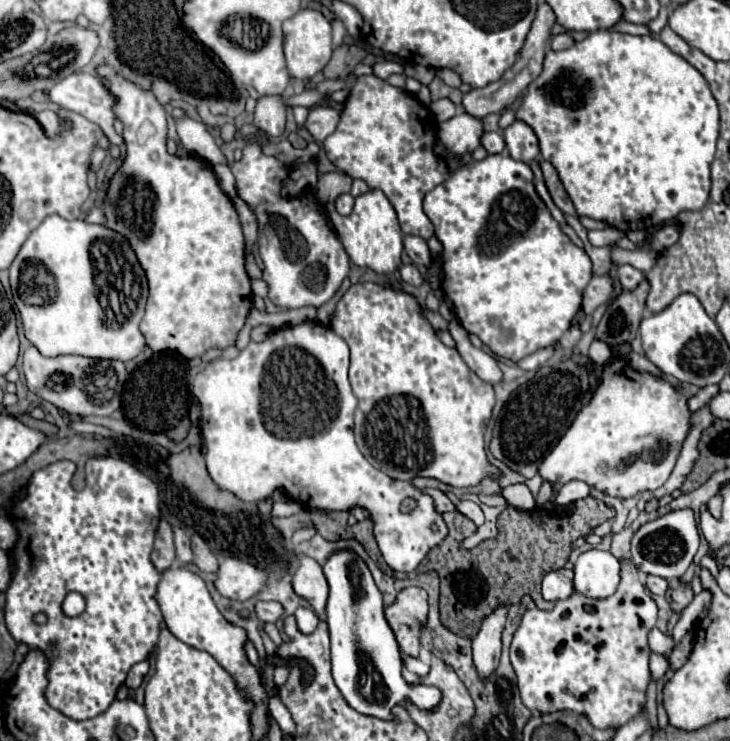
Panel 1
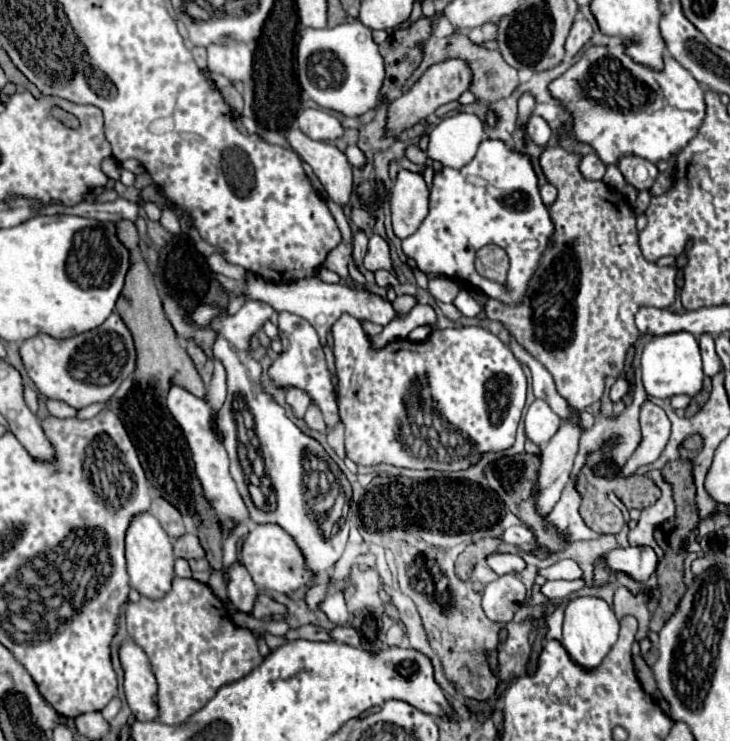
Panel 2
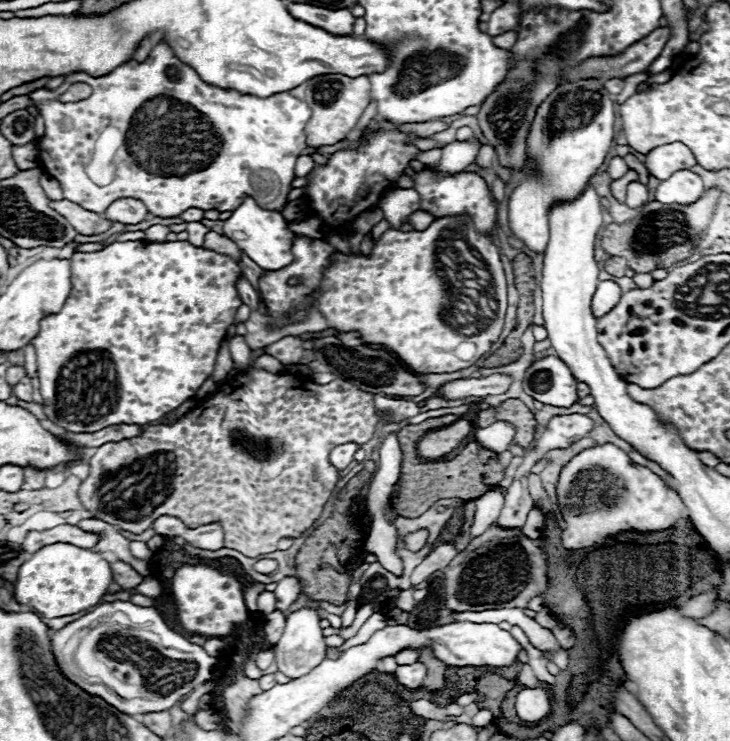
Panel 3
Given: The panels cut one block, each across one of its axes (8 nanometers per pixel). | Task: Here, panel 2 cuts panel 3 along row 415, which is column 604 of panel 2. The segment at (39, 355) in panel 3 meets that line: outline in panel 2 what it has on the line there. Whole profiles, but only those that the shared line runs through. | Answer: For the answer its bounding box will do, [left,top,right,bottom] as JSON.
[548,42,704,166]

